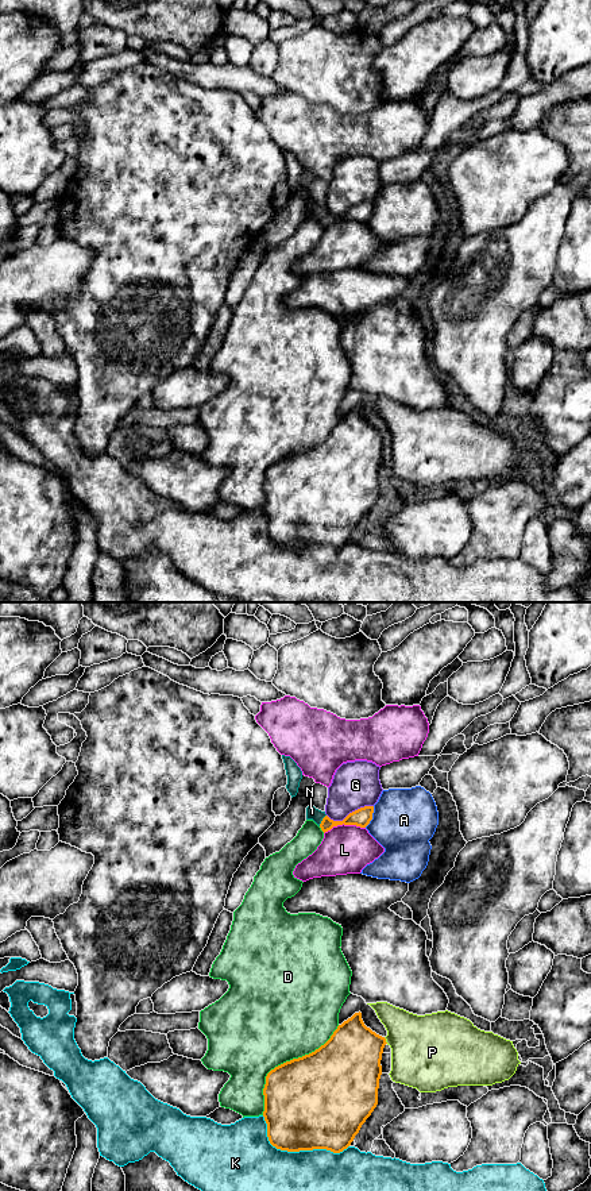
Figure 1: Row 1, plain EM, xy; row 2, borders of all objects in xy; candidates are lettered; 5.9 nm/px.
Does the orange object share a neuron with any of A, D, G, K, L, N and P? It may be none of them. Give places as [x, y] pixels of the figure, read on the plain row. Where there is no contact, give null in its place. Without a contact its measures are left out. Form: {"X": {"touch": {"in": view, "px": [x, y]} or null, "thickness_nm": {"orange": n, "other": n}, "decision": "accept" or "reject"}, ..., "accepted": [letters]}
{"A": {"touch": {"in": "xy", "px": [371, 212]}, "thickness_nm": {"orange": 110, "other": 380}, "decision": "reject"}, "D": {"touch": {"in": "xy", "px": [284, 458]}, "thickness_nm": {"orange": 500, "other": 500}, "decision": "reject"}, "G": {"touch": {"in": "xy", "px": [350, 208]}, "thickness_nm": {"orange": 110, "other": 280}, "decision": "reject"}, "K": {"touch": {"in": "xy", "px": [296, 546]}, "thickness_nm": {"orange": 480, "other": 500}, "decision": "reject"}, "L": {"touch": {"in": "xy", "px": [344, 219]}, "thickness_nm": {"orange": 110, "other": 280}, "decision": "reject"}, "N": {"touch": {"in": "xy", "px": [323, 215]}, "thickness_nm": {"orange": 110, "other": 80}, "decision": "accept"}, "P": {"touch": {"in": "xy", "px": [385, 435]}, "thickness_nm": {"orange": 360, "other": 420}, "decision": "reject"}, "accepted": ["N"]}

